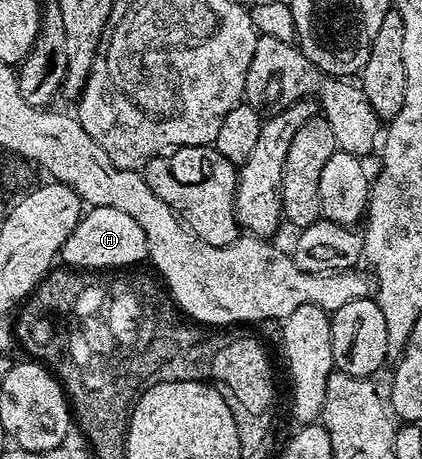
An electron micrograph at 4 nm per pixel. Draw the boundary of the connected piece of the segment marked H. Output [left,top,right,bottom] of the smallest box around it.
[58,206,148,269]

